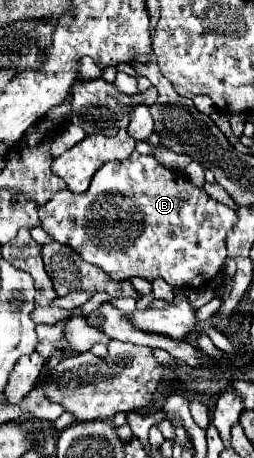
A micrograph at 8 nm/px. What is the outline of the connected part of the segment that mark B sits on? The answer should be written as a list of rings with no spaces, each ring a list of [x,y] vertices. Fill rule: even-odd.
[[[134,152],[128,160],[104,164],[104,166],[94,174],[92,184],[90,184],[90,188],[88,188],[84,194],[74,194],[74,192],[70,192],[70,190],[60,190],[60,192],[56,192],[54,198],[52,198],[48,204],[44,204],[44,206],[40,208],[40,220],[42,220],[42,228],[44,228],[54,240],[58,240],[60,244],[70,244],[86,262],[100,266],[100,268],[102,268],[112,280],[116,280],[116,282],[138,276],[138,278],[144,278],[144,280],[148,280],[148,282],[154,282],[156,278],[162,278],[162,280],[166,280],[166,282],[168,282],[170,286],[174,286],[174,288],[182,288],[182,286],[184,286],[184,288],[206,288],[206,286],[212,284],[212,280],[214,280],[214,278],[222,272],[222,268],[224,268],[224,262],[226,262],[226,234],[228,234],[228,230],[232,230],[232,226],[236,224],[236,210],[232,210],[232,208],[228,208],[226,204],[220,204],[220,202],[216,202],[214,198],[210,198],[210,196],[204,192],[204,188],[196,188],[196,186],[186,178],[186,174],[164,168],[154,156],[144,156],[144,154]]]

